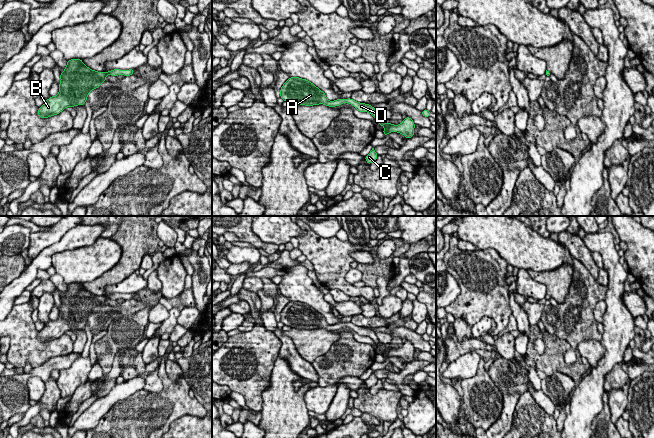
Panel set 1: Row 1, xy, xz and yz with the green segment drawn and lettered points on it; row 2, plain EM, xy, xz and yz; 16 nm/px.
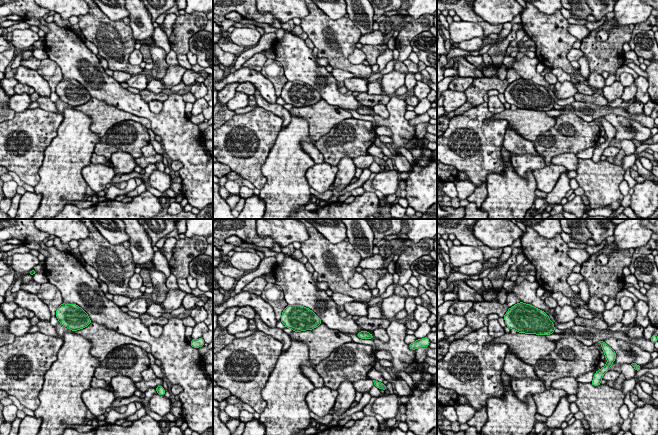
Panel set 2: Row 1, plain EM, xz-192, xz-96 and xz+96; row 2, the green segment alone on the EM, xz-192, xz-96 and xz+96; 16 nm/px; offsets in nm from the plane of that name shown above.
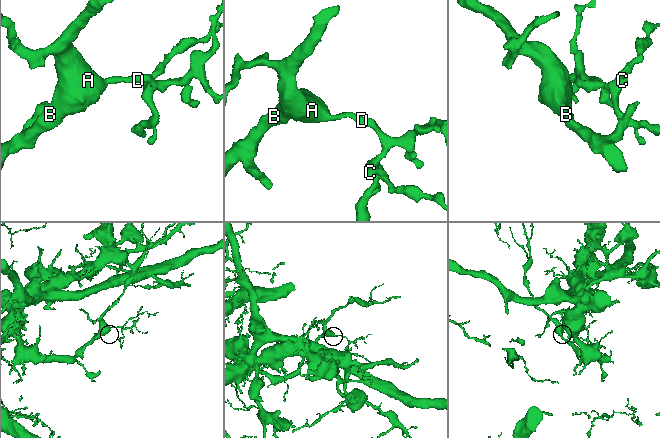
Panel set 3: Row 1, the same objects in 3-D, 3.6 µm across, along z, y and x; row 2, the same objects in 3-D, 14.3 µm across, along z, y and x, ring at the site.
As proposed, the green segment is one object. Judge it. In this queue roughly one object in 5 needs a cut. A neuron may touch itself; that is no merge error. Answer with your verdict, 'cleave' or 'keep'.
keep

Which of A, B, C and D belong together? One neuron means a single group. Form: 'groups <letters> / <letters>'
groups A B C D

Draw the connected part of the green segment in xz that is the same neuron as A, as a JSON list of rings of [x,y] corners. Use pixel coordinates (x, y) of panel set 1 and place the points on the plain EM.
[[[290,301],[281,311],[280,321],[293,329],[305,329],[313,330],[324,328],[329,331],[339,330],[342,327],[349,327],[354,330],[360,336],[370,337],[376,344],[378,348],[383,350],[384,360],[388,359],[390,356],[397,356],[404,359],[407,363],[414,360],[414,345],[410,341],[403,343],[403,346],[398,349],[393,349],[392,347],[381,346],[380,342],[375,334],[370,328],[360,327],[351,322],[348,323],[337,323],[334,325],[329,325],[323,315],[316,311],[313,307],[306,303],[299,301]]]

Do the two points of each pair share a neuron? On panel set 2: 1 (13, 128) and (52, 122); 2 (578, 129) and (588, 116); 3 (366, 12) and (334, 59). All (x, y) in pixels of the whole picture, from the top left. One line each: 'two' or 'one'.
1: one
2: two
3: two

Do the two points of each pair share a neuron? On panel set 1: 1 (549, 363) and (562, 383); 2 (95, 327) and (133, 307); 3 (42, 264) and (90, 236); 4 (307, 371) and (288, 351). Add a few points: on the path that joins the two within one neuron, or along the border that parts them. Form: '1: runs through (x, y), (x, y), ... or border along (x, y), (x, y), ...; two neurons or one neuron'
1: border along (547, 376), (562, 372), (574, 382); two neurons
2: runs through (104, 318), (109, 313), (124, 307); one neuron
3: runs through (52, 251), (56, 247), (77, 237); one neuron
4: runs through (302, 366), (292, 356); one neuron

